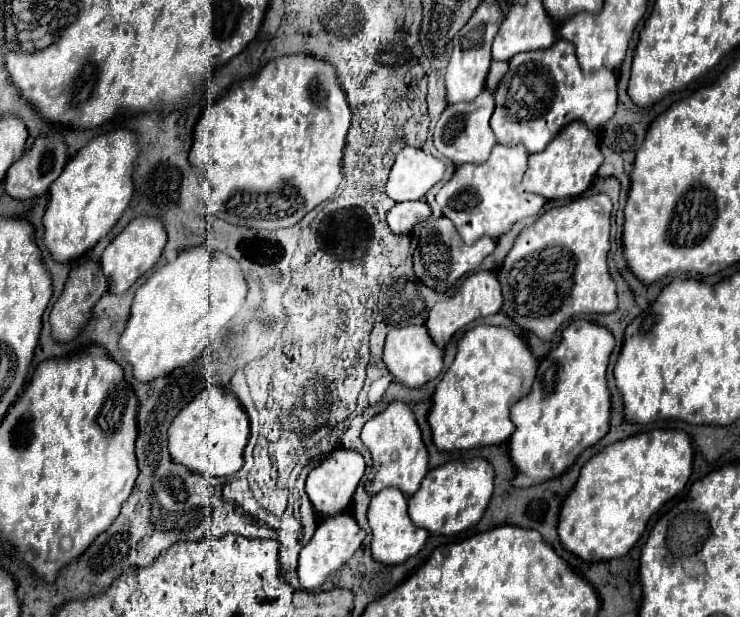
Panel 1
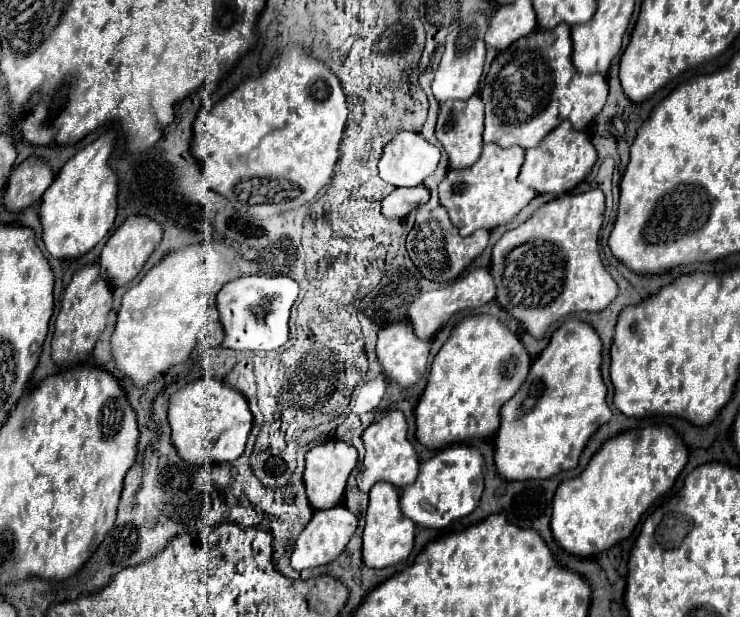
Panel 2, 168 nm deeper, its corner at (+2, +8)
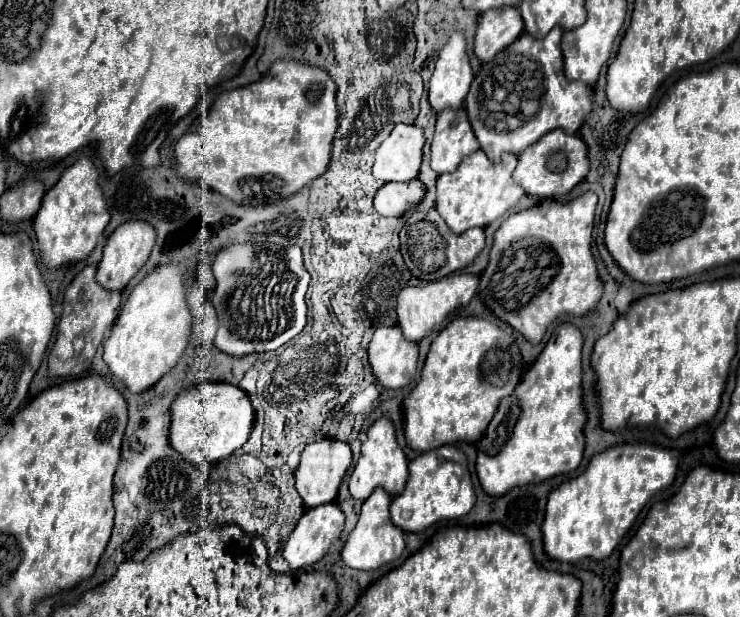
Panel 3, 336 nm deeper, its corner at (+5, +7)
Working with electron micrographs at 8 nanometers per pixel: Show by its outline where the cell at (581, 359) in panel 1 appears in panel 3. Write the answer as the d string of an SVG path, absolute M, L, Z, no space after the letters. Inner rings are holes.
M560 324L560 326L554 330L554 334L552 334L552 338L548 340L548 344L546 344L546 348L542 350L542 354L538 356L538 360L536 360L536 362L530 366L530 370L524 374L524 378L522 378L522 382L516 386L516 390L514 390L508 398L504 398L504 400L500 402L498 412L496 412L496 416L492 418L492 422L490 422L484 438L478 442L476 474L478 474L478 480L480 480L482 488L484 488L484 492L490 494L490 496L504 496L508 490L512 490L512 488L516 488L516 486L540 484L540 482L544 482L544 480L548 480L548 478L552 478L552 476L558 476L558 474L566 474L566 472L576 470L576 468L580 466L580 462L582 462L582 452L584 452L584 434L582 434L584 422L586 422L586 412L584 412L584 408L582 408L582 334L580 334L580 330L578 330L576 326L572 326L572 324Z

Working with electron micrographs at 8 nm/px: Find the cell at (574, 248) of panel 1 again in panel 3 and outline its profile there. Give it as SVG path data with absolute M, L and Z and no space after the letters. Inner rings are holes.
M586 192L570 202L544 200L530 210L522 210L508 216L494 234L488 266L480 274L478 296L500 320L508 322L532 344L540 344L542 336L558 314L566 312L574 316L584 316L592 308L596 308L602 296L602 282L598 278L596 262L590 252L596 202L598 198L594 192Z

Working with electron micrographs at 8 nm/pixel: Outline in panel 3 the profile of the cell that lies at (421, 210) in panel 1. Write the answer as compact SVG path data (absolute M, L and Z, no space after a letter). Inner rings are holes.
M420 180L410 182L388 182L374 196L374 208L380 216L402 216L406 210L416 206L426 194Z

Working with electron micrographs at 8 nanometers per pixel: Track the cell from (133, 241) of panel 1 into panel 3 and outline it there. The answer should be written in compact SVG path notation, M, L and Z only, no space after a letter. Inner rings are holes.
M130 220L130 222L120 224L104 246L104 256L102 256L102 262L98 264L96 282L108 290L124 290L124 286L136 276L136 272L148 260L154 240L156 240L156 232L152 230L152 226L148 226L148 222Z

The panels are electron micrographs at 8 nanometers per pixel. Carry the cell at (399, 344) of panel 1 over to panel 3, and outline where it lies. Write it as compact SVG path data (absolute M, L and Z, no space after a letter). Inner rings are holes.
M382 326L368 344L368 360L382 388L402 388L416 374L418 344L404 340L398 326Z

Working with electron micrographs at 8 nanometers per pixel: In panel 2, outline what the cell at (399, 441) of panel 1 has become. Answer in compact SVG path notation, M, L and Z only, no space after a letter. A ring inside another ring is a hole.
M397 409L383 413L379 419L373 421L363 433L363 443L365 443L365 459L363 467L357 475L357 485L363 493L367 493L377 481L389 481L395 487L405 487L411 485L417 475L419 475L419 457L409 441L409 427L405 421L405 415Z

